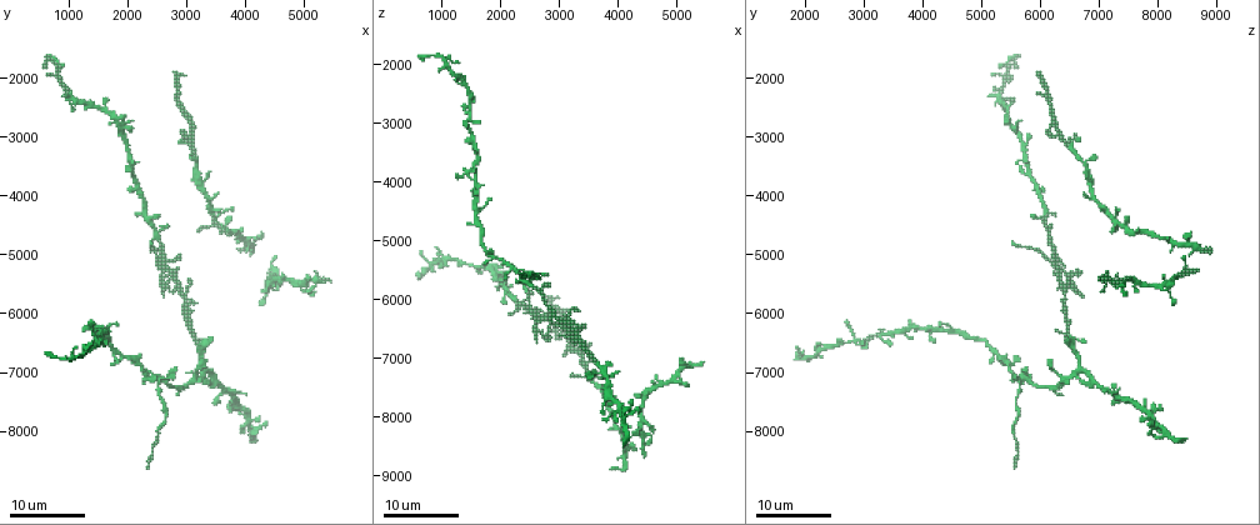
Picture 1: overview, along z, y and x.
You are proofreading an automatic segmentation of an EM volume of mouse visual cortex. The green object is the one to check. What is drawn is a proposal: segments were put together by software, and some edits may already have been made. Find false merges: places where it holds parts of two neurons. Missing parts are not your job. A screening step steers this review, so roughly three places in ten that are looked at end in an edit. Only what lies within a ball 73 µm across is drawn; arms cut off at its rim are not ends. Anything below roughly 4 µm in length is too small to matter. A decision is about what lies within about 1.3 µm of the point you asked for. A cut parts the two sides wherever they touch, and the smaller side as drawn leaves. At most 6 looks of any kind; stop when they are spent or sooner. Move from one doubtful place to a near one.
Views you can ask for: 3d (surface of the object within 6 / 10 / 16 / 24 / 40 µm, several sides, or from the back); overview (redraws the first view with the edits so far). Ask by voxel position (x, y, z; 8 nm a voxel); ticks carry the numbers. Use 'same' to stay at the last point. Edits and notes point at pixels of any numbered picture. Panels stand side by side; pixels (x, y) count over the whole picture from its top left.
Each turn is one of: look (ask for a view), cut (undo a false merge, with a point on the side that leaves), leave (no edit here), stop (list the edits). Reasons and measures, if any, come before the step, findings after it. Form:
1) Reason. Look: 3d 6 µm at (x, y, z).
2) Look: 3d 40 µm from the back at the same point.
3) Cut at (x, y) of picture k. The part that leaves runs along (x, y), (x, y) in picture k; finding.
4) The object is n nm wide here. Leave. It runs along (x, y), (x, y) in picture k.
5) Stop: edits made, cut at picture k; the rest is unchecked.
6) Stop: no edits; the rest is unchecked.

Looks like a crossing. Look: 3d 24 µm at (2500, 7100, 5650).

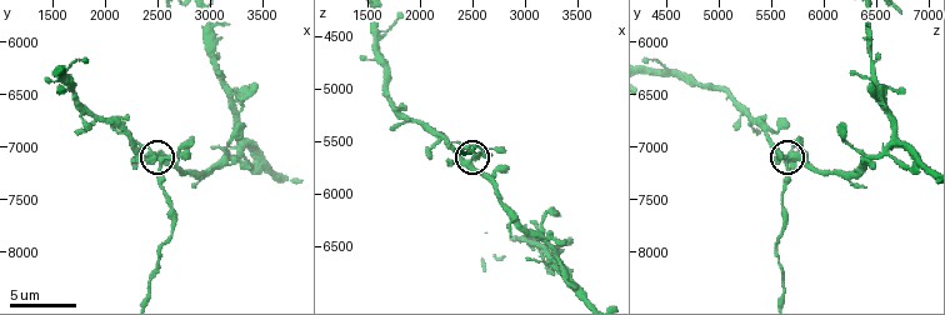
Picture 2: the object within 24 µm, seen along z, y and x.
Look: 3d 6 µm at (2520, 7140, 5640).

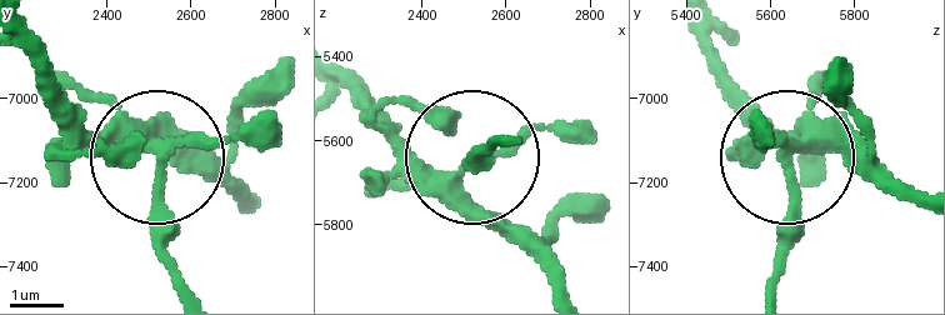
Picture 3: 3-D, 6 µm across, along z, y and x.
Cut at (160, 233) of picture 3. The part that leaves runs along (156, 160), (156, 236), (179, 290) in picture 3; two neurons meet here.

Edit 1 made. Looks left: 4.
Look: overview.

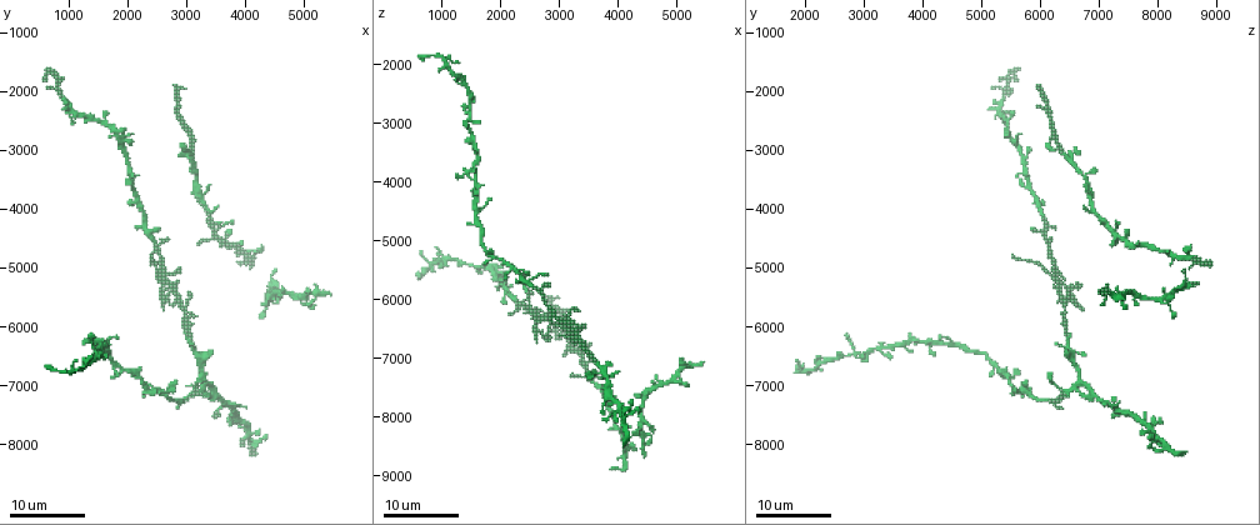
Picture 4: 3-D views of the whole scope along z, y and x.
Thin arm on a thick one. Look: 3d 24 µm at (3300, 7100, 6600).

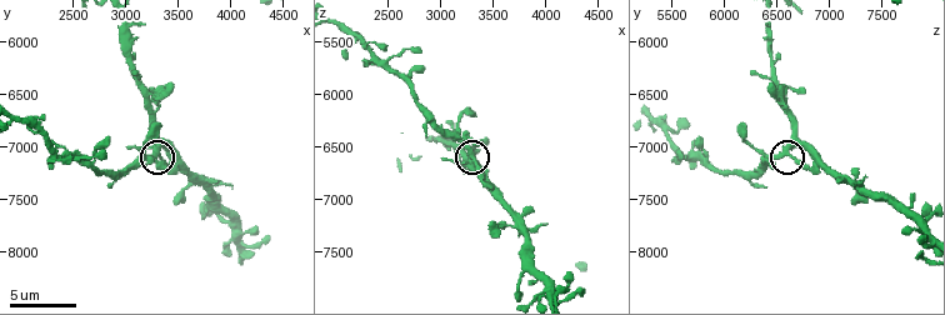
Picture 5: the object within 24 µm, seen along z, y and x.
Look: 3d 6 µm at (3300, 7060, 6580).

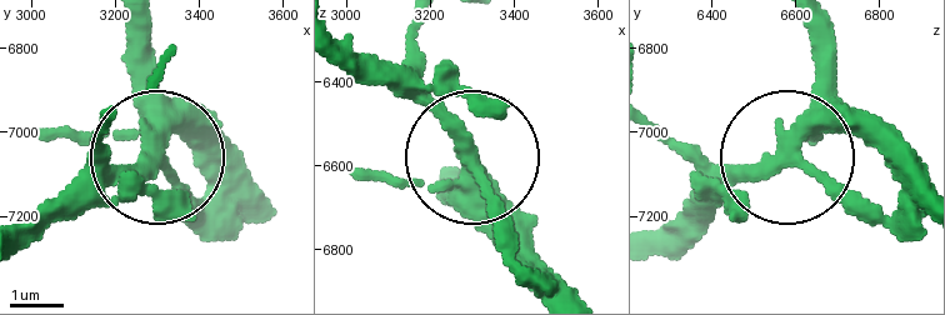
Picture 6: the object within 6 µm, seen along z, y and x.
Leave. It runs along (806, 28), (815, 121), (803, 166), (883, 203), (919, 203) in picture 6; all the same neuron.

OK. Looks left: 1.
Stop: edits made, cut at picture 3; the rest is unchecked.

